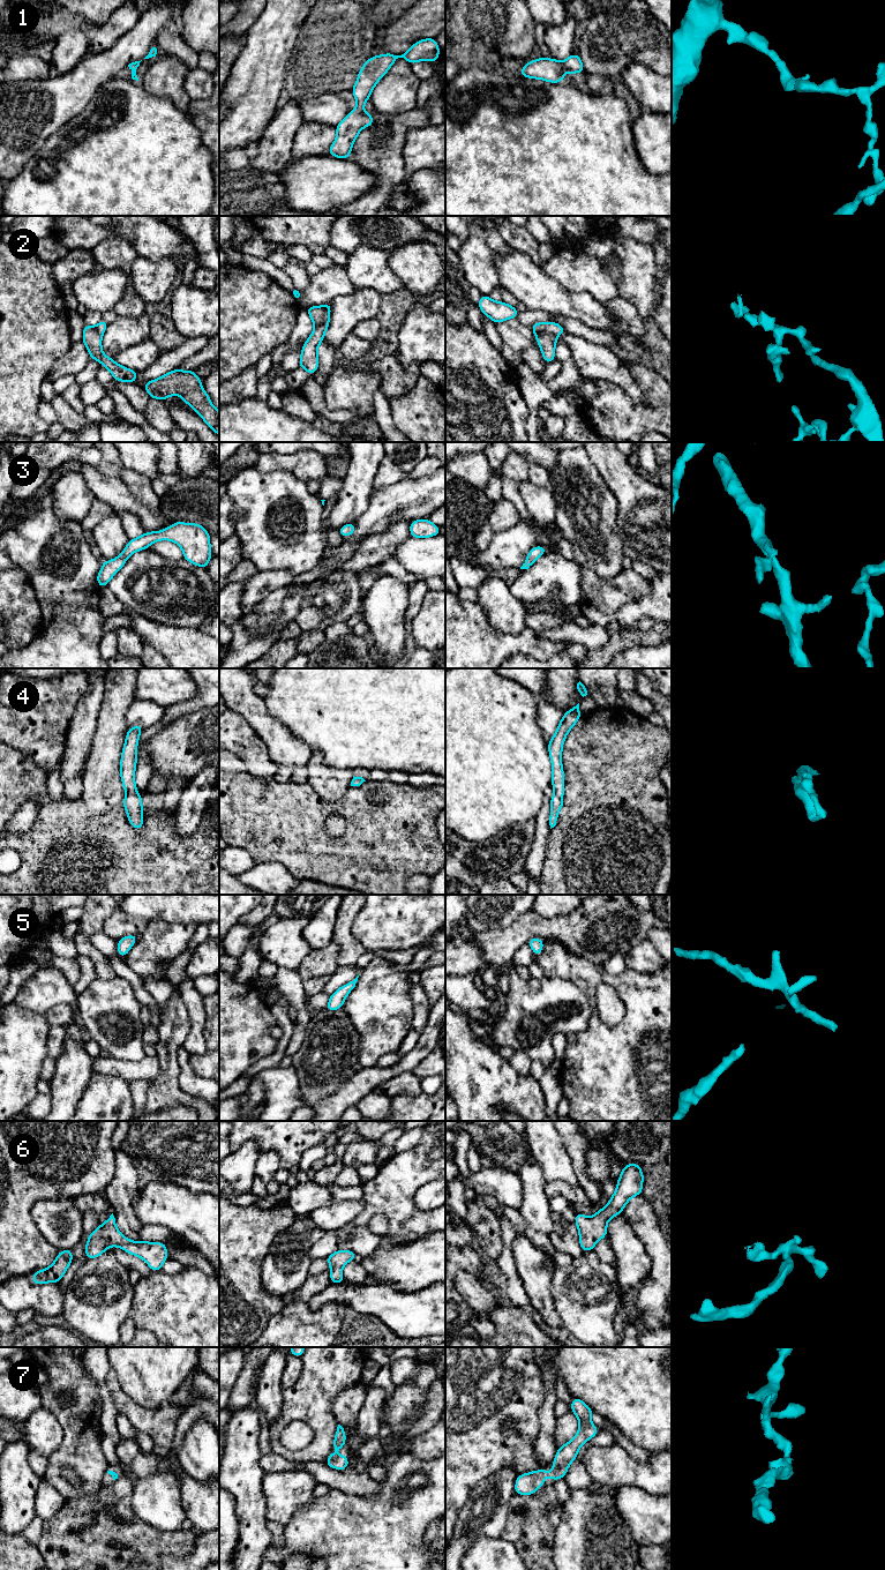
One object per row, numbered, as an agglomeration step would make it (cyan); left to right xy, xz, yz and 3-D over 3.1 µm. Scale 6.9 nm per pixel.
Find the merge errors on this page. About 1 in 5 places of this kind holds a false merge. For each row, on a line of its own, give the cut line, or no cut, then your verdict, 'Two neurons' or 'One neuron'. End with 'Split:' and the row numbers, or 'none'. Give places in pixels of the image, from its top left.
1: No split. One neuron
2: Split along xz (323, 306), (324, 319), (315, 327). Two neurons
3: No split. One neuron
4: No split. One neuron
5: No split. One neuron
6: No split. One neuron
7: No split. One neuron
Split: 2

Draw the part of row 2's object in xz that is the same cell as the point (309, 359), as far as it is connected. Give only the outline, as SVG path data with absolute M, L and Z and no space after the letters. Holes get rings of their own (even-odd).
M331 302L325 304L323 307L325 309L325 319L318 327L315 327L312 335L303 344L299 361L299 366L310 375L313 375L318 368L317 346L323 342L324 334L330 322Z

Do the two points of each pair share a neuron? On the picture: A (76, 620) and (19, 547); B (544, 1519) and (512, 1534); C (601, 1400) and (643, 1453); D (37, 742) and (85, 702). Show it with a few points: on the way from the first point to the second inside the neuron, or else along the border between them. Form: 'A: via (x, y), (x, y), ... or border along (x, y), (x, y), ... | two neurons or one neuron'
A: via (69, 602), (69, 598), (37, 566) | one neuron
B: via (535, 1519), (526, 1529), (520, 1530) | one neuron
C: border along (616, 1427), (636, 1444), (653, 1453) | two neurons
D: border along (88, 686), (88, 689), (77, 702), (66, 735) | two neurons

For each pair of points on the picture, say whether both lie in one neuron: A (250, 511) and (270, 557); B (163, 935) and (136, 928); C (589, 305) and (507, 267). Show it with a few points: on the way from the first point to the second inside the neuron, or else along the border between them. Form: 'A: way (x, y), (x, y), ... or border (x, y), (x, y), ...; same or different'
A: way (262, 523), (270, 545); same
B: border (148, 921), (147, 926), (139, 934); different
C: way (568, 304), (538, 291), (527, 282); same

